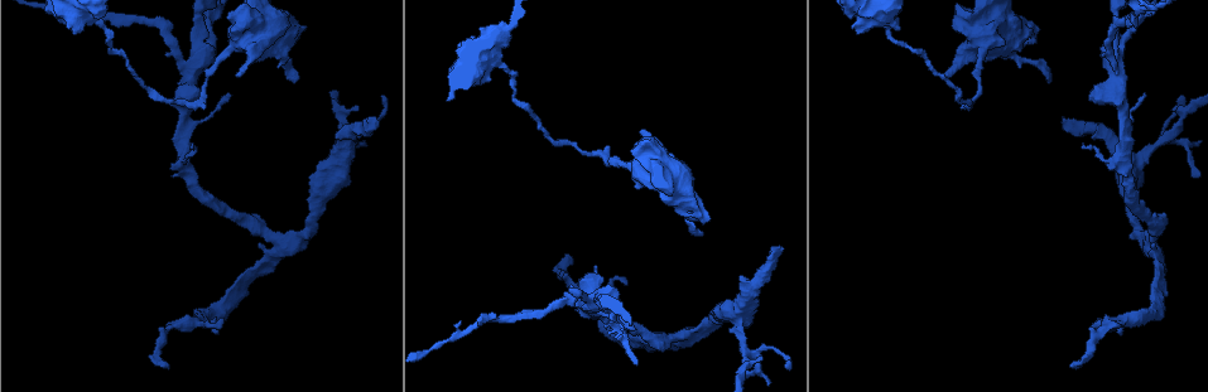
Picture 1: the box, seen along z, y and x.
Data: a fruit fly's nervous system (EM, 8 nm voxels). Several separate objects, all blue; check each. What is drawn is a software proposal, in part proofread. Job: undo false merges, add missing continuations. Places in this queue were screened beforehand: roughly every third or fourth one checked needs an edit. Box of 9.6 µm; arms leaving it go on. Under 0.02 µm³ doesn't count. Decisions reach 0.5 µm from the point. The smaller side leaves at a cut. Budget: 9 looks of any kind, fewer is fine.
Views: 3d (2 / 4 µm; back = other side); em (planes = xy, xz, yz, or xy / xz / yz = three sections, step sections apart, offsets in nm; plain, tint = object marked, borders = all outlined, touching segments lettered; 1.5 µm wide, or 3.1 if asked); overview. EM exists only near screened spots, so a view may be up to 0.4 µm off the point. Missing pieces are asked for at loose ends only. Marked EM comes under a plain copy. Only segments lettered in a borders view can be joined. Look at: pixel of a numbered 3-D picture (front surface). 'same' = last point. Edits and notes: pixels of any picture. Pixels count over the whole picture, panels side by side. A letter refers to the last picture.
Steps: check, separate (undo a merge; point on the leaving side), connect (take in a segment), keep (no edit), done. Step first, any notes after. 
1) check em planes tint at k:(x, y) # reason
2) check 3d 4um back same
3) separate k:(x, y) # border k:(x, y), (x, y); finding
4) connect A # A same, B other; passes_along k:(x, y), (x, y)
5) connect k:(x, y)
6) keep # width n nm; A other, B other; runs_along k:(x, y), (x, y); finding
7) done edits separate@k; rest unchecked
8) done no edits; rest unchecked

check em planes borders at 1:(778, 249) # an open end

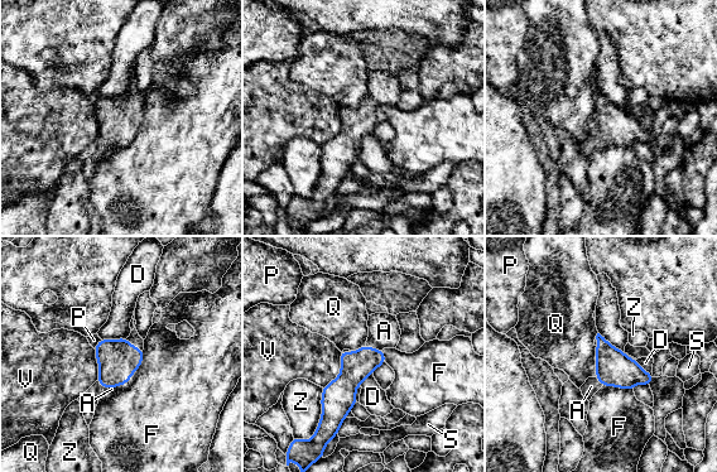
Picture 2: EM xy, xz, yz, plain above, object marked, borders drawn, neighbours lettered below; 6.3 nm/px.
connect A # A same, D other, F other, P other, Q other, S other, V other, Z other; passes_along 2:(356, 366), (374, 348), (384, 331); it goes on there

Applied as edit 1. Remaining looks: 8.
check overview # redraw

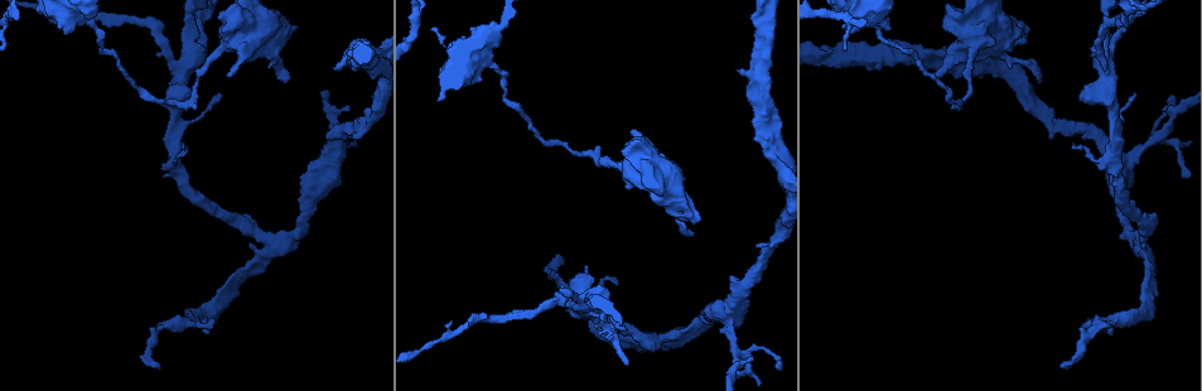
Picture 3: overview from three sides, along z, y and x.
check 3d 4um at 3:(587, 299) # thick turns thin

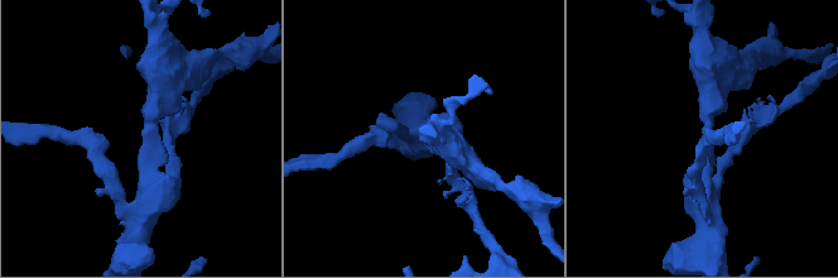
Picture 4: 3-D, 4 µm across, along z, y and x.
check em xz step 8 tint at 4:(146, 141)

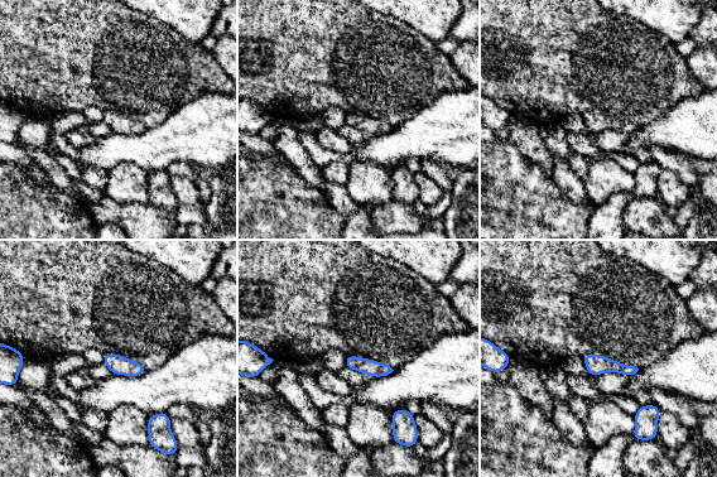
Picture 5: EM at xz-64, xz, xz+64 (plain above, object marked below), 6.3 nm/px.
check em planes borders same # another direction

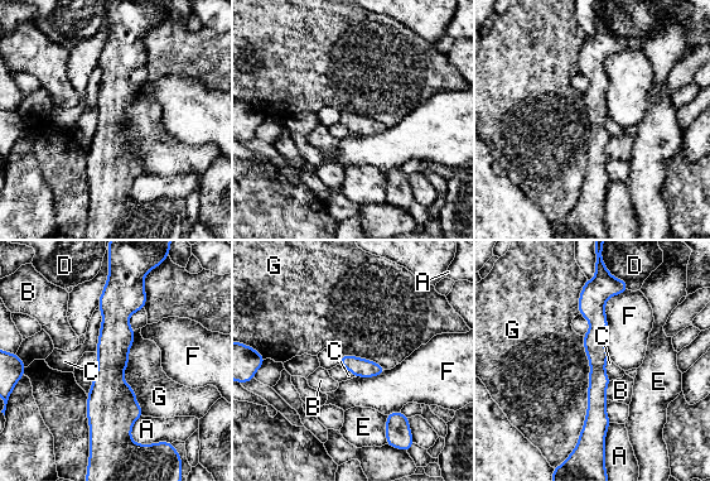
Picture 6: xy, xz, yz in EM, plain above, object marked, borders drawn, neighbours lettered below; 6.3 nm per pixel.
keep # A other, B other, C other, D other, E other, F other, G other; arm_widths 280, 420 nm; all the same neuron

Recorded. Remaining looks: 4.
check em xy step 8 tint at 3:(480, 321)

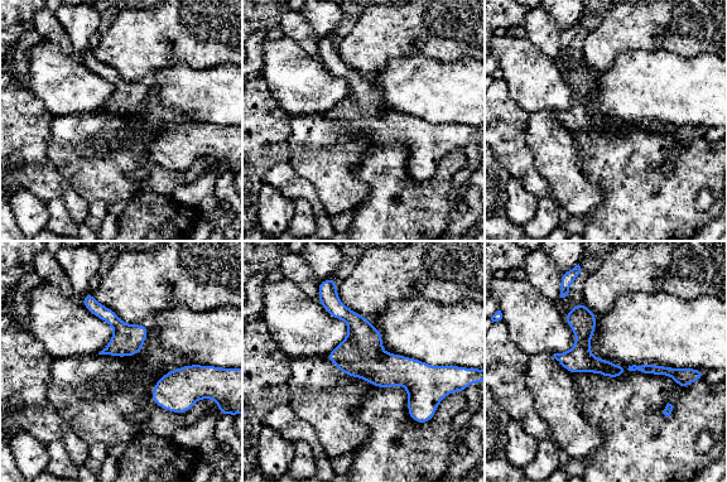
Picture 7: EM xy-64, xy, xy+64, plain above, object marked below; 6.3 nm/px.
check em planes borders same # cut it another way

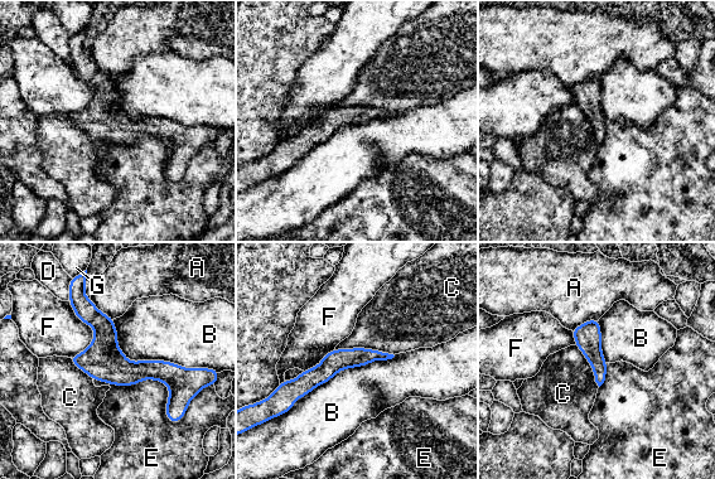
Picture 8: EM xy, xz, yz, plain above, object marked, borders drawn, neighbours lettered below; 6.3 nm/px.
keep # width 140 nm; A other, B other, C other, D other, E other, F other, G other; one neuron here

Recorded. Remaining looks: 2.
done edits connect@2; rest unchecked

